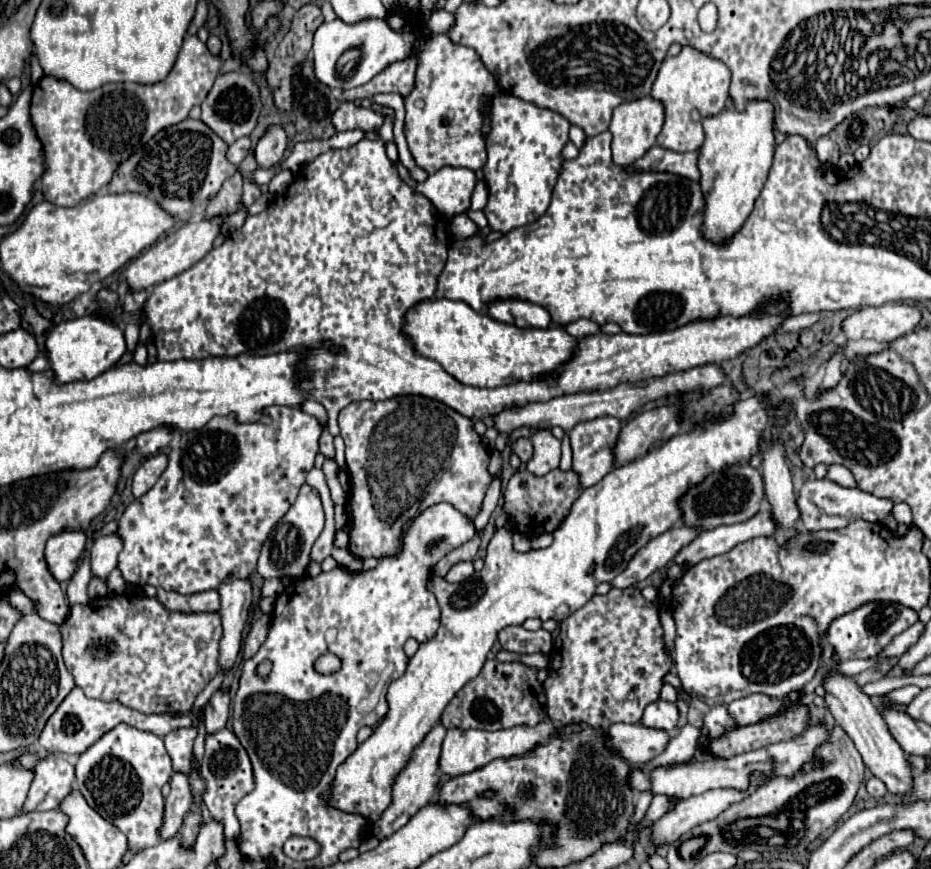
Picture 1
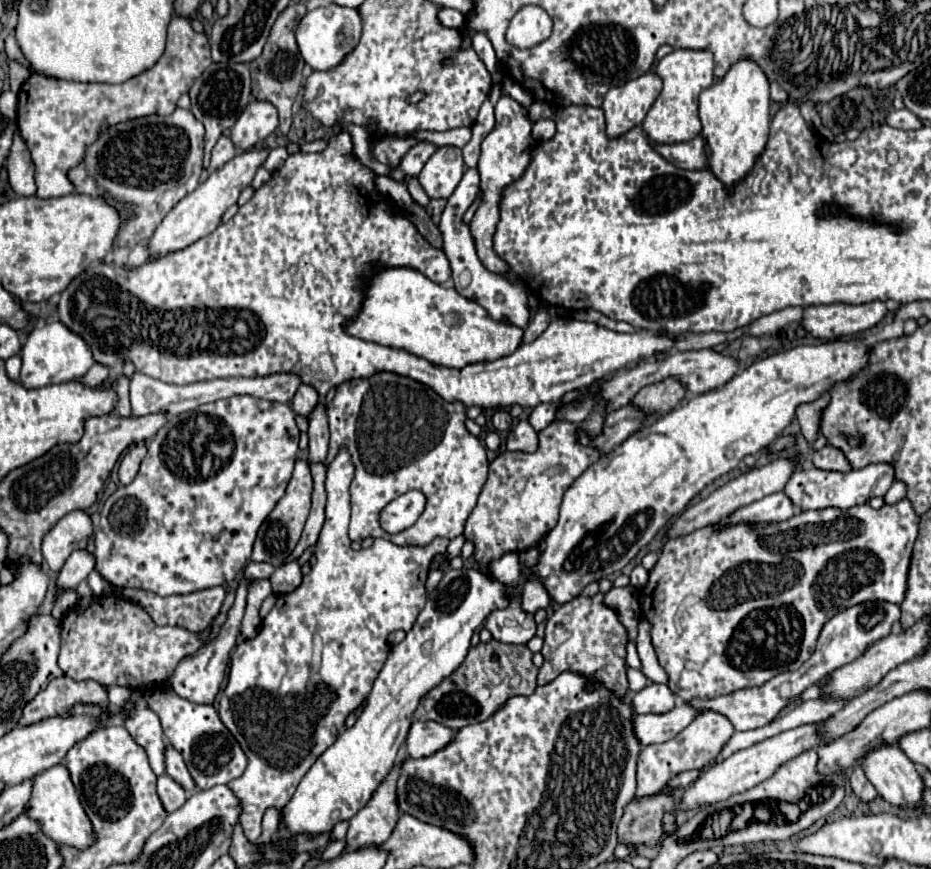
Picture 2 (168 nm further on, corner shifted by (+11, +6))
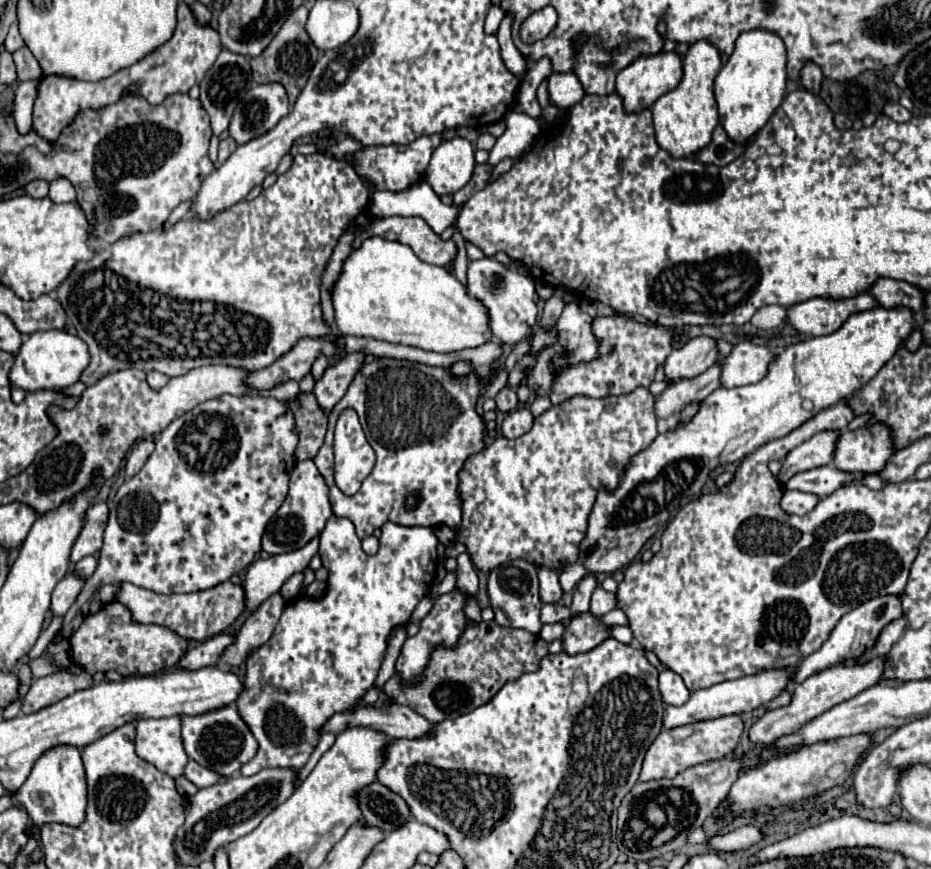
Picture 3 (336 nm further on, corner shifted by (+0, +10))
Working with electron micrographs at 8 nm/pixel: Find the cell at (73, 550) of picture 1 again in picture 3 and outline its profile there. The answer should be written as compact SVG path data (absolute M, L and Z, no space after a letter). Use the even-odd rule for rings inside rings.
M103 502L91 504L87 508L83 528L71 550L71 564L77 564L81 558L99 552L99 548L103 544L103 530L107 524L107 514L109 514L109 508Z

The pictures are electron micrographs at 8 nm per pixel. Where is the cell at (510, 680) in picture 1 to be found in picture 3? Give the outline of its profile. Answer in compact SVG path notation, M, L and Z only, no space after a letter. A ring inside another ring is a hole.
M469 622L469 628L463 632L455 648L437 648L431 654L431 662L421 684L417 684L415 688L405 688L399 684L397 676L393 676L383 686L383 692L397 704L413 708L417 714L425 716L431 722L459 718L461 714L489 702L489 698L493 698L493 694L497 694L497 690L501 690L505 682L513 682L521 674L537 670L537 666L541 666L541 658L549 654L547 646L549 644L541 636L529 634L527 630L503 628L497 626L497 622Z

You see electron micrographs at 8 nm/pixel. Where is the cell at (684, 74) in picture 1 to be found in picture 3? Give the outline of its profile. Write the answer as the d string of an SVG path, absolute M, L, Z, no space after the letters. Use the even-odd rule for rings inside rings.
M699 40L691 44L687 54L683 56L683 78L679 86L653 104L651 112L657 144L663 150L667 150L673 158L693 156L711 142L713 128L719 124L717 104L713 96L713 80L719 74L721 66L723 66L721 54L711 42Z

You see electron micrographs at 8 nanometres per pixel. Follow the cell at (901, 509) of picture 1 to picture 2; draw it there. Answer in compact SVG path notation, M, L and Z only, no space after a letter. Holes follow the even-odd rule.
M898 480L898 482L894 482L894 484L892 484L892 488L888 490L888 494L884 496L884 502L894 504L894 502L902 500L902 498L904 498L904 494L906 494L906 484Z

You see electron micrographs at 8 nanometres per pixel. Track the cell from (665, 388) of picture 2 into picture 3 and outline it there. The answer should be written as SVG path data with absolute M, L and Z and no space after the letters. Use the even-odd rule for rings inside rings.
M707 336L691 338L683 348L673 350L665 362L665 382L679 382L703 374L717 362L715 340Z

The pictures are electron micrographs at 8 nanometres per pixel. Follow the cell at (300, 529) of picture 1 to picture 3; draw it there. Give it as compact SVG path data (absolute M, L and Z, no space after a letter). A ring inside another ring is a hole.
M313 460L297 462L295 470L291 474L291 482L289 482L289 494L265 528L263 550L269 554L283 554L283 552L299 550L311 538L321 534L321 530L331 514L333 512L331 512L331 504L327 498L327 486L325 486L323 476L319 474L315 462Z

